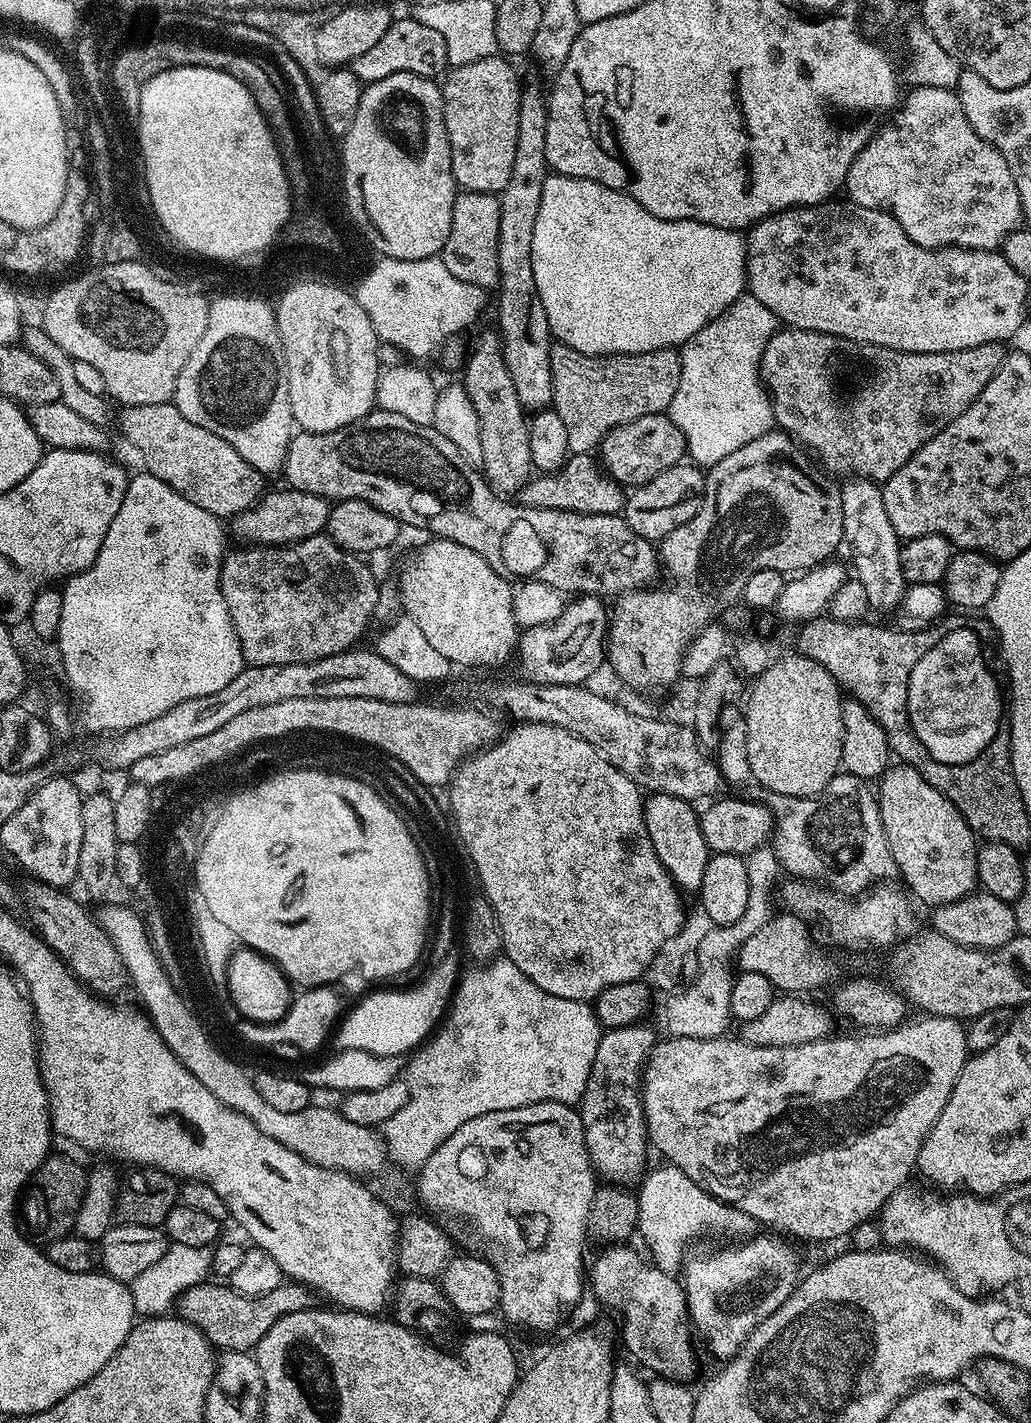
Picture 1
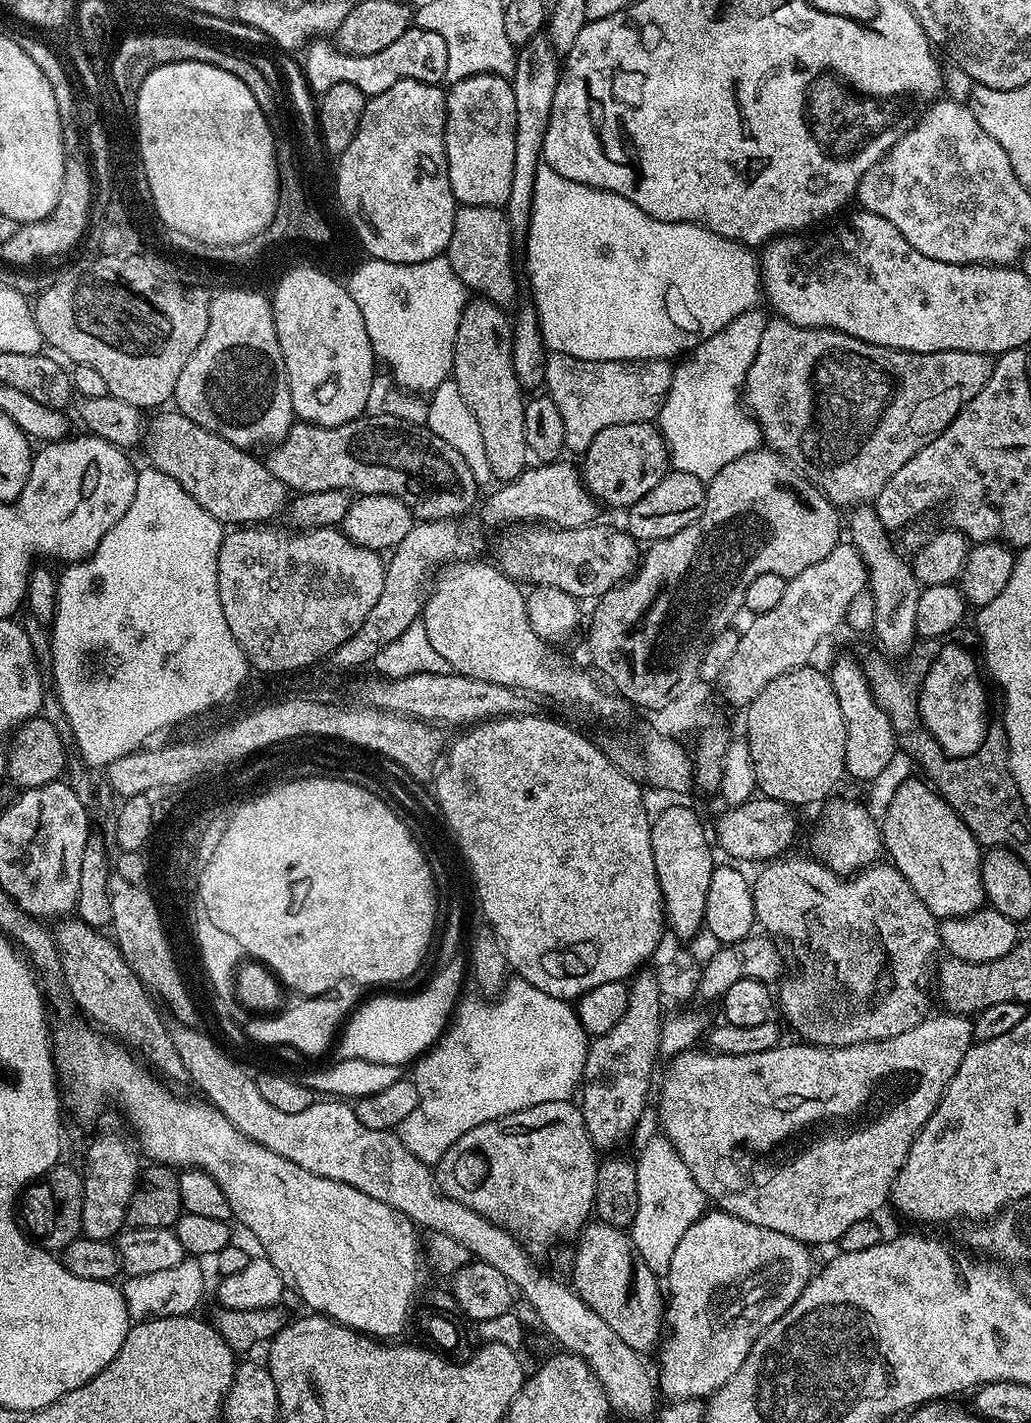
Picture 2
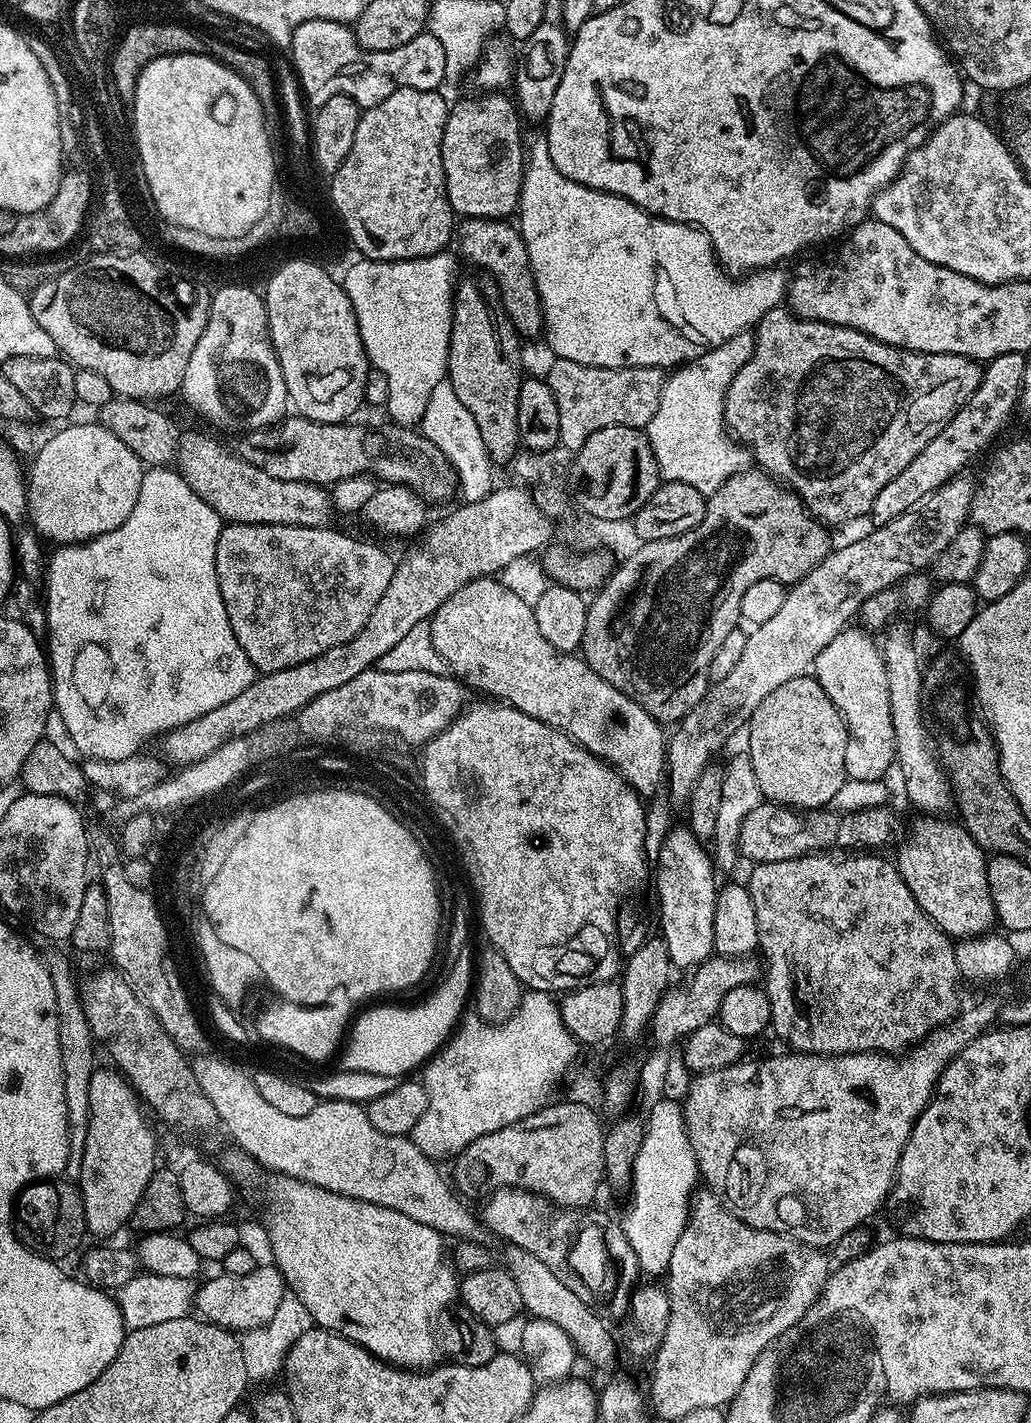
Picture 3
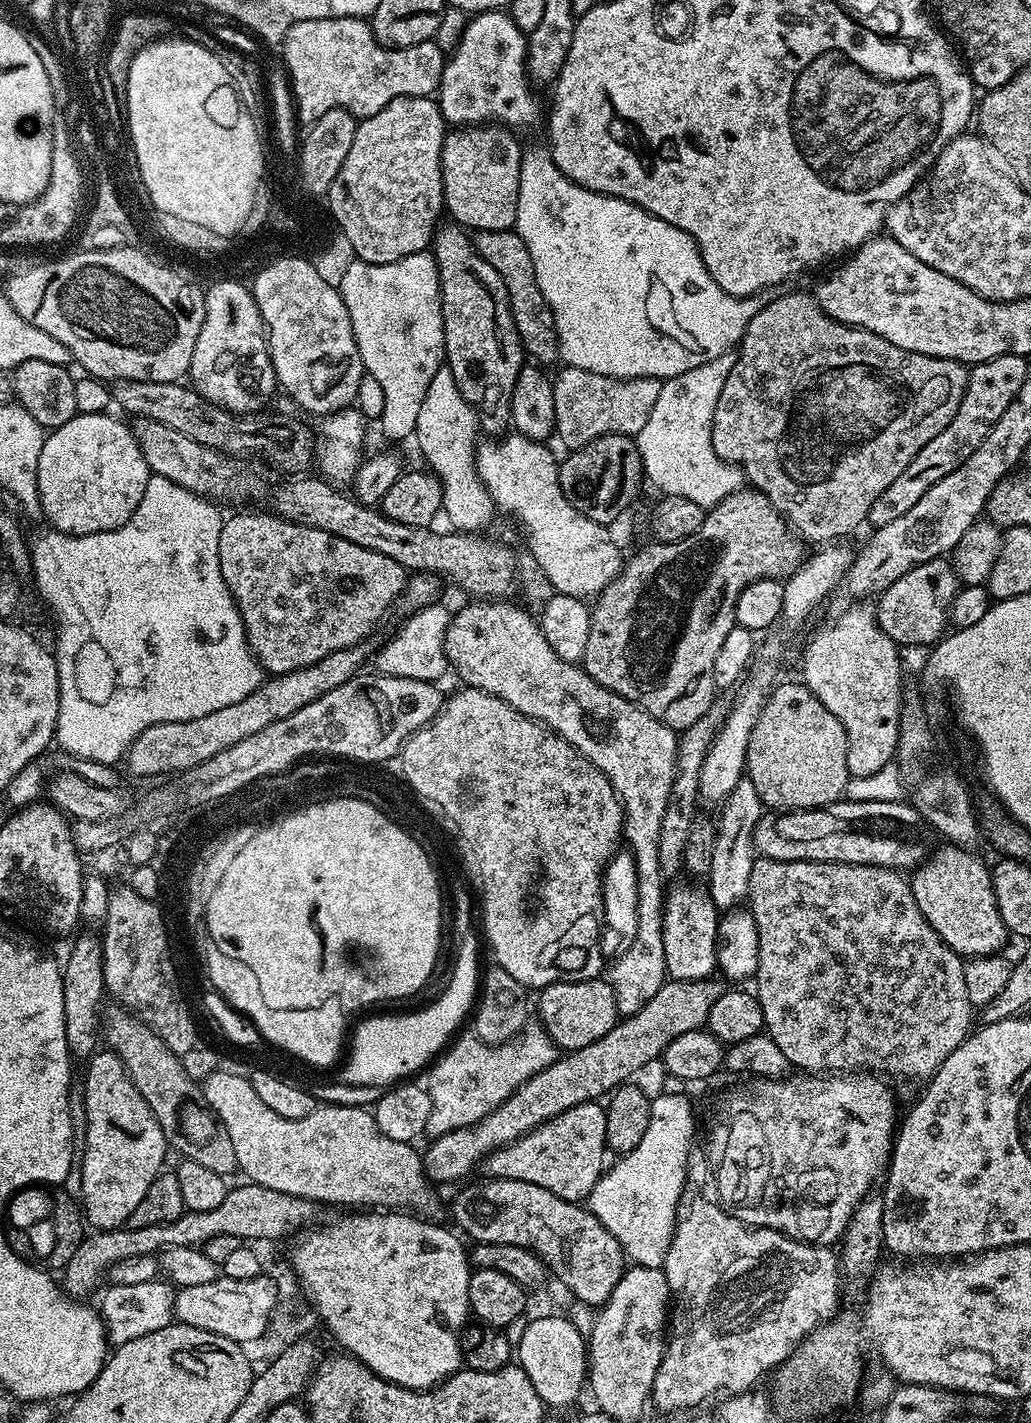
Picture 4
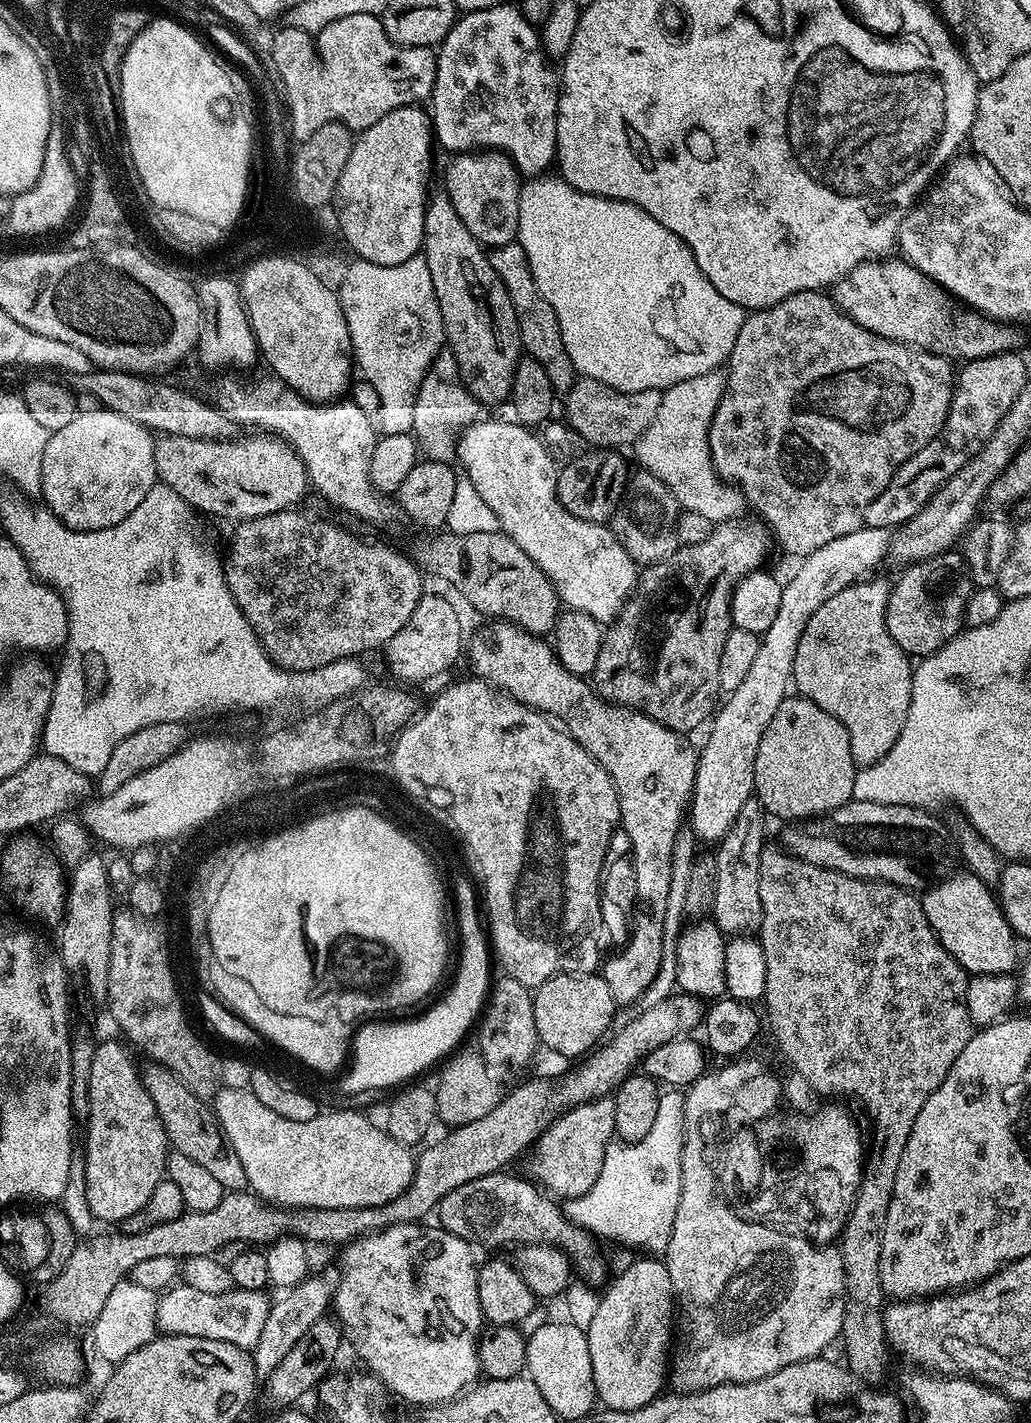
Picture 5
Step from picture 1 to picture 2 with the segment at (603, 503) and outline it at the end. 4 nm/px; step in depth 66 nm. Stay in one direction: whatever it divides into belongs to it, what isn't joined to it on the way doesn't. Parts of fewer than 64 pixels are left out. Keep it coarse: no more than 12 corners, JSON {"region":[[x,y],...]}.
{"region":[[561,458],[479,505],[481,522],[582,528],[598,501]]}

